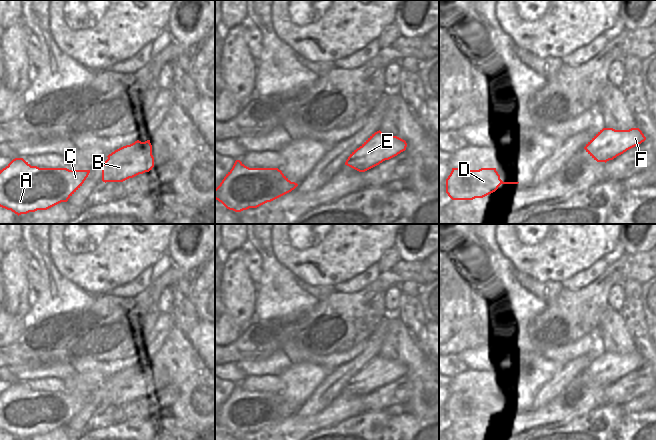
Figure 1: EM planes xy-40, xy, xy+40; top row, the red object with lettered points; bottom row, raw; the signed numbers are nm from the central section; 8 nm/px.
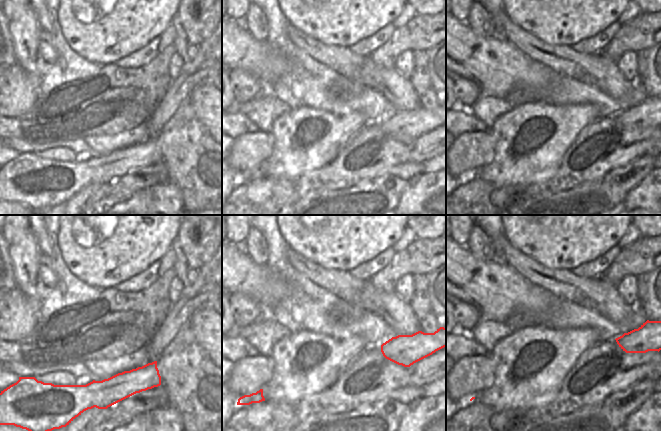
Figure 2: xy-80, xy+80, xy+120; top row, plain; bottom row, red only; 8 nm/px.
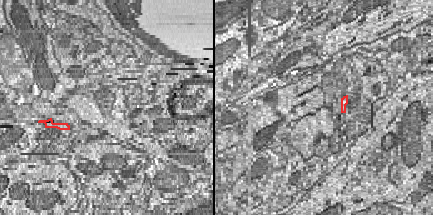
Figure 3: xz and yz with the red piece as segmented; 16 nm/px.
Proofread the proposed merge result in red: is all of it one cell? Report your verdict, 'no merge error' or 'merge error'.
no merge error

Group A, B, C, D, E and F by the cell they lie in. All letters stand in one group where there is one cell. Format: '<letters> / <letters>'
A B C D E F

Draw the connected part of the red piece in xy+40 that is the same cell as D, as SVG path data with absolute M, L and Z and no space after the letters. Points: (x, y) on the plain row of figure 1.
M452 392L446 403L446 417L452 424L473 424L483 422L495 416L501 408L518 408L519 406L503 406L496 392L481 392L479 394L463 394Z

